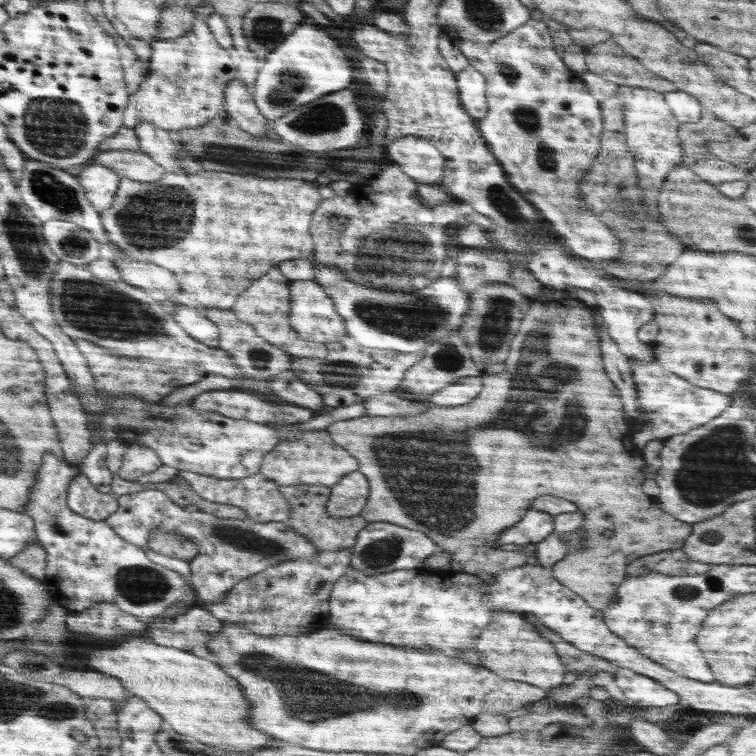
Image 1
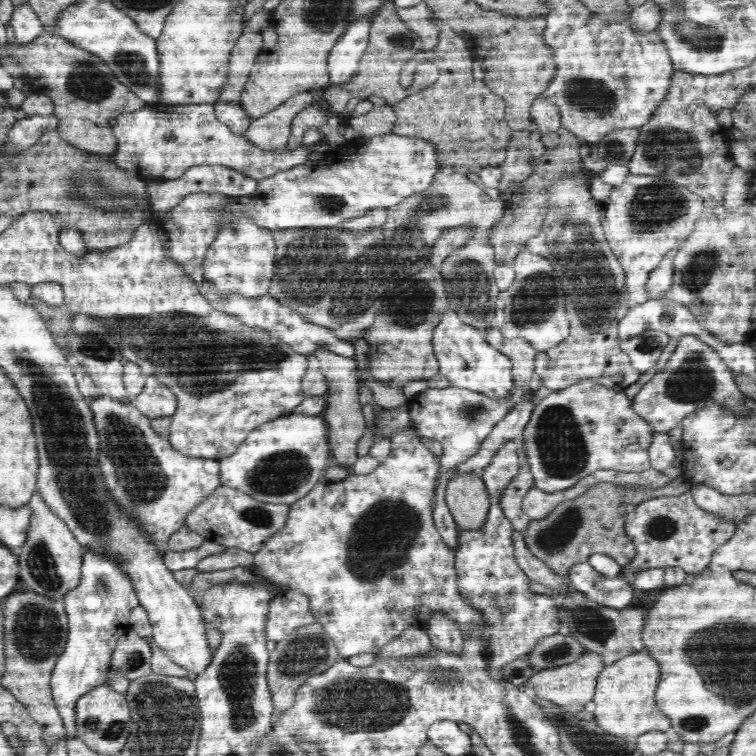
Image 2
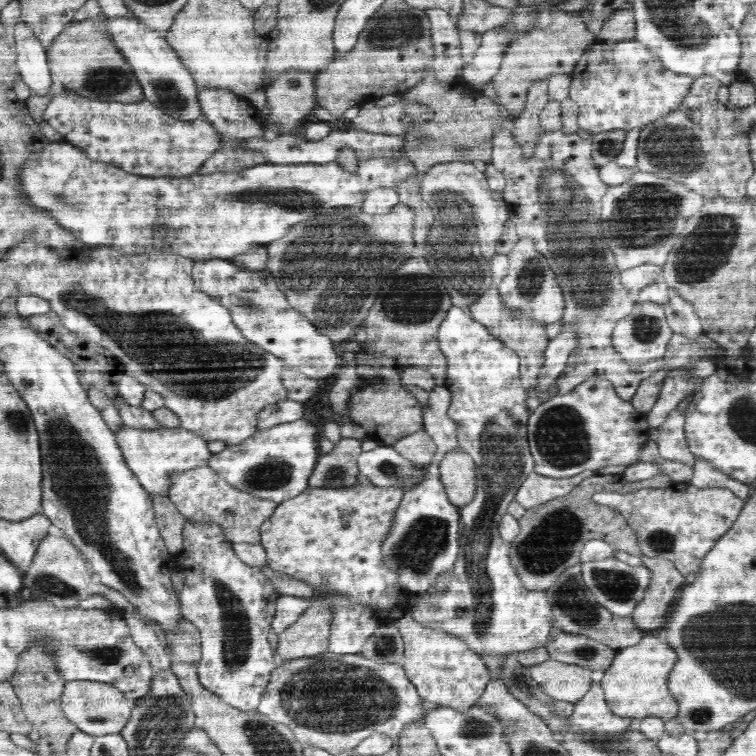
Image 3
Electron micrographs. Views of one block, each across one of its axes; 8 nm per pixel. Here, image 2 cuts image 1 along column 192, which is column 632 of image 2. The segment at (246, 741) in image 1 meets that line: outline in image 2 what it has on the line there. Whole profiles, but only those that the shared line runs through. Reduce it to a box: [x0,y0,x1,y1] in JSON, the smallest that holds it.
[594,649,671,739]

